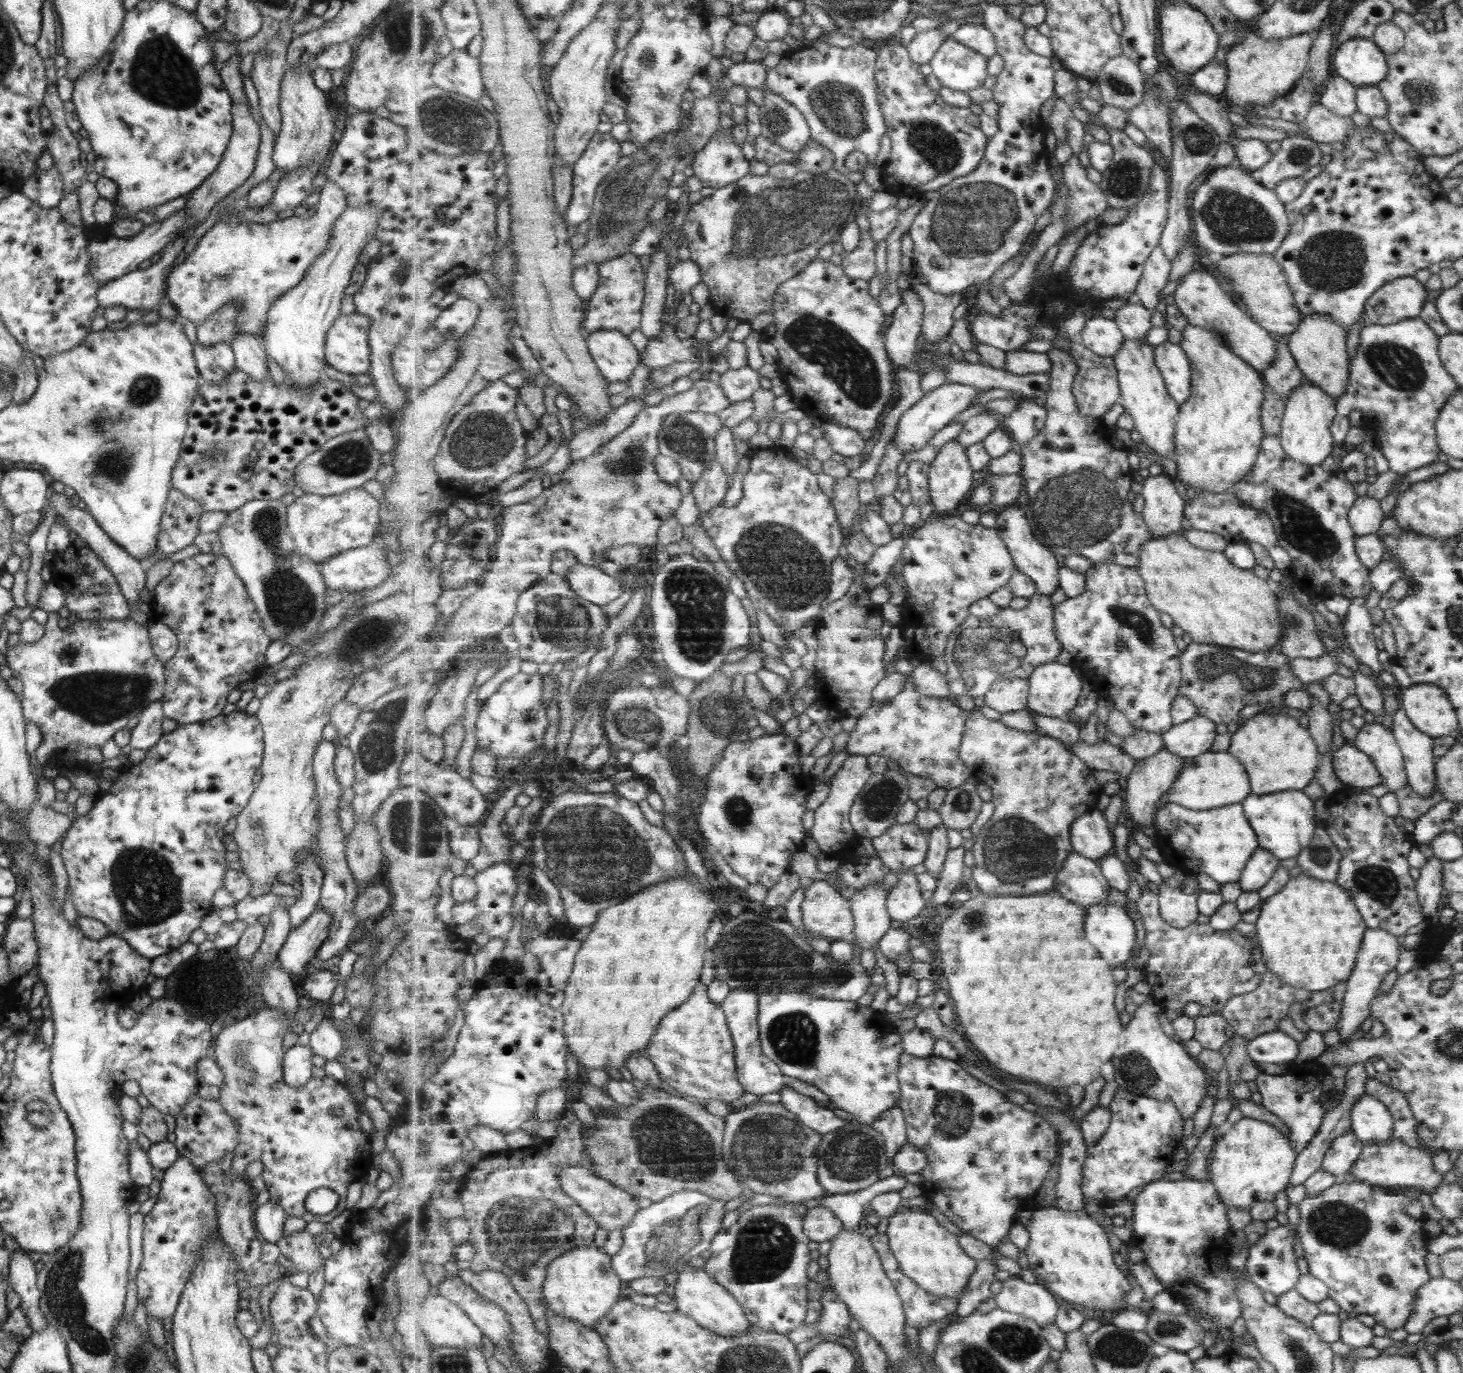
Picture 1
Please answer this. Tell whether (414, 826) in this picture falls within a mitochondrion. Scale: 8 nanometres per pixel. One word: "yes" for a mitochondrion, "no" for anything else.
yes

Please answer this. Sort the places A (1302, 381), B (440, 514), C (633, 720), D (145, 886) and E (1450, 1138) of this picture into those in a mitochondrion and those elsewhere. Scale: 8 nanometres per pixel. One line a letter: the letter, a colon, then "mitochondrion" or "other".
A: other
B: other
C: mitochondrion
D: mitochondrion
E: other

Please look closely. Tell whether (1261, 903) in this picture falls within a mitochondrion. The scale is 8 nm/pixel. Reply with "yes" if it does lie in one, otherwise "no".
no

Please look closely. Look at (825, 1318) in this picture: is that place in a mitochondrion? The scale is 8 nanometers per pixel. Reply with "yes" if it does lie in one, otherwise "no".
no

